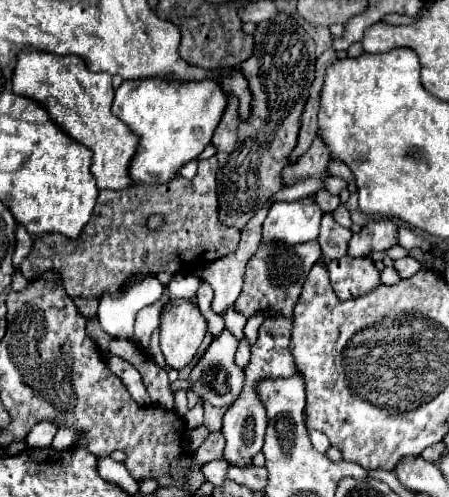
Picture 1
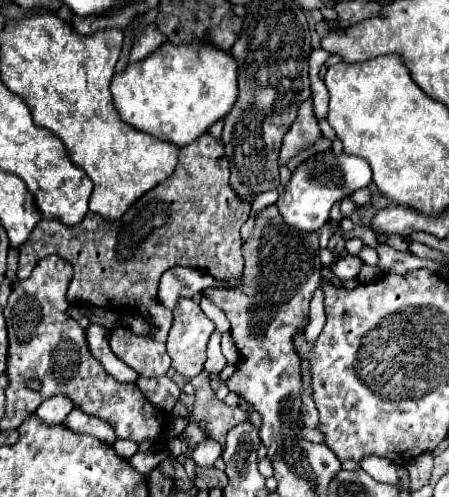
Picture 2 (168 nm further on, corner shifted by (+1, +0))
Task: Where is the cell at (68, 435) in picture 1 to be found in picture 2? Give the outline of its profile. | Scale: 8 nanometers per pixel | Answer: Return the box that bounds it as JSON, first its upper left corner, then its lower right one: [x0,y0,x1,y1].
[64,408,116,444]

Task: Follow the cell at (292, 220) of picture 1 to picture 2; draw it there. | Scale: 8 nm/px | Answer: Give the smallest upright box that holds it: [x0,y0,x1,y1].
[278,150,372,232]

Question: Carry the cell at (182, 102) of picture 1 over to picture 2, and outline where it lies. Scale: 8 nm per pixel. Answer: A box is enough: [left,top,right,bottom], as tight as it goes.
[110,40,238,148]

